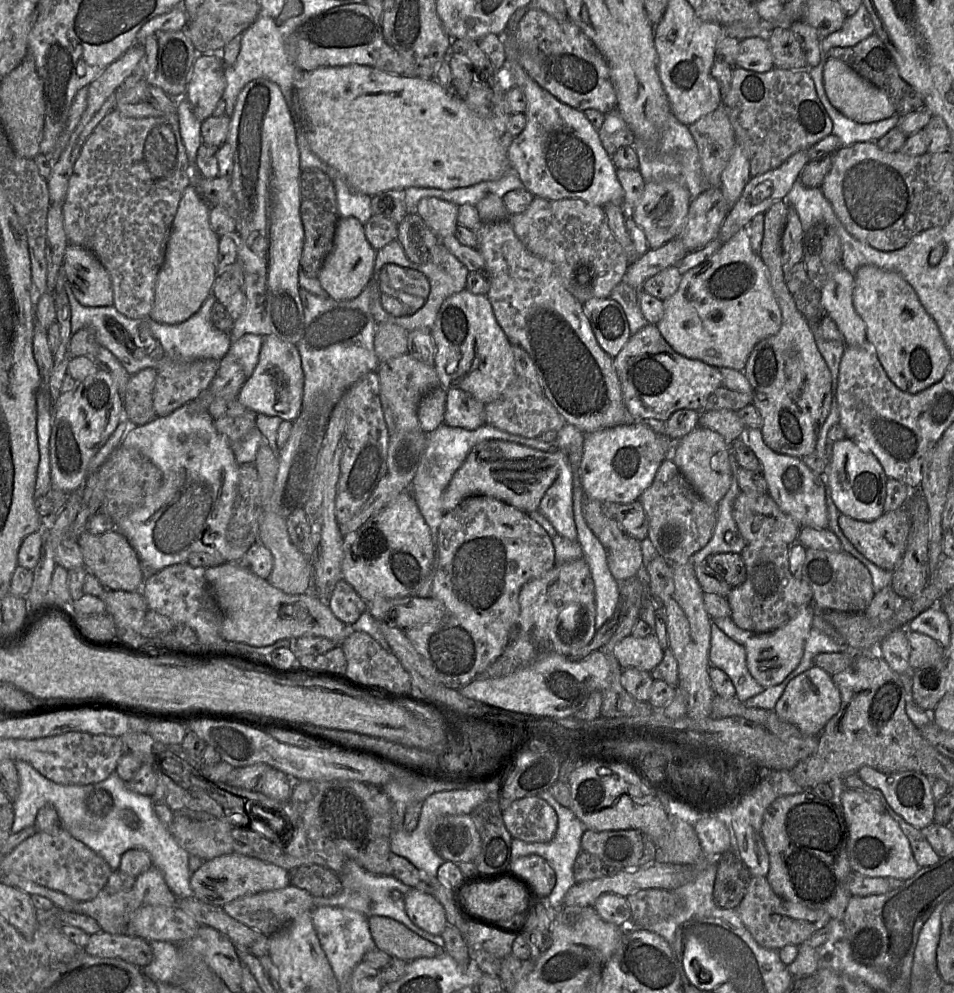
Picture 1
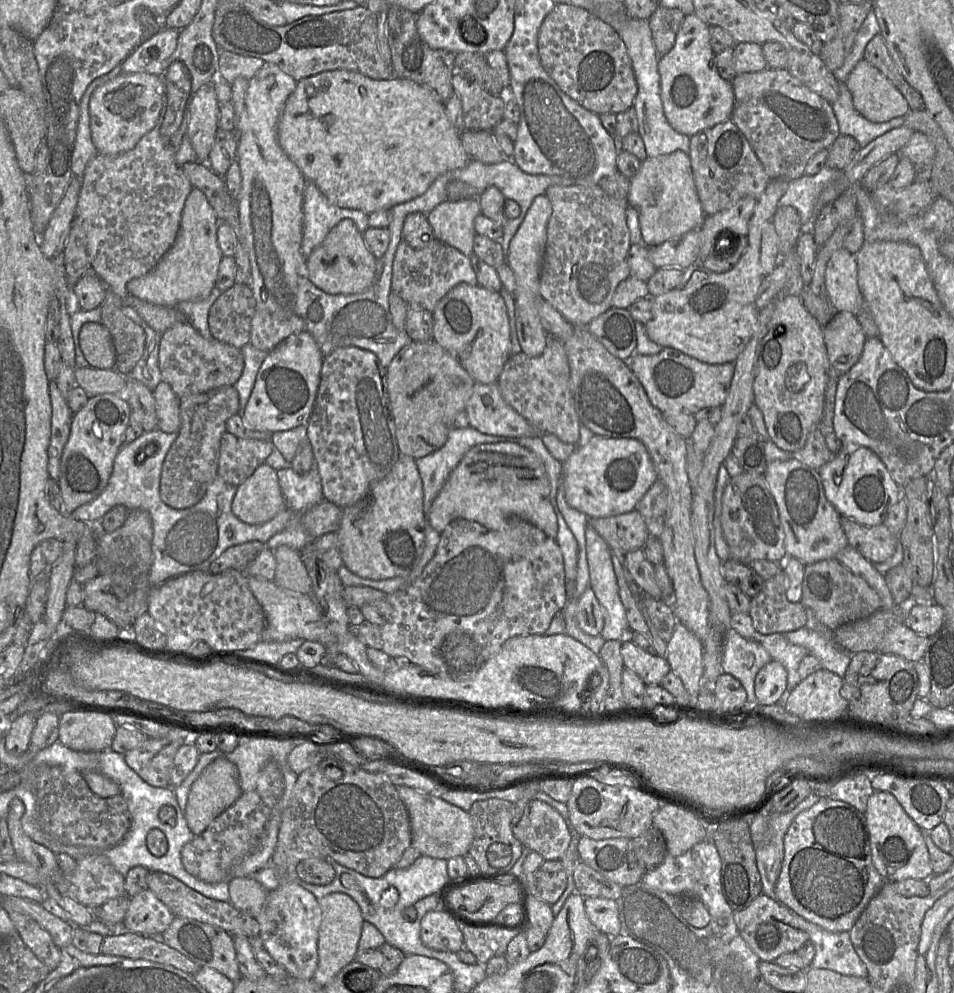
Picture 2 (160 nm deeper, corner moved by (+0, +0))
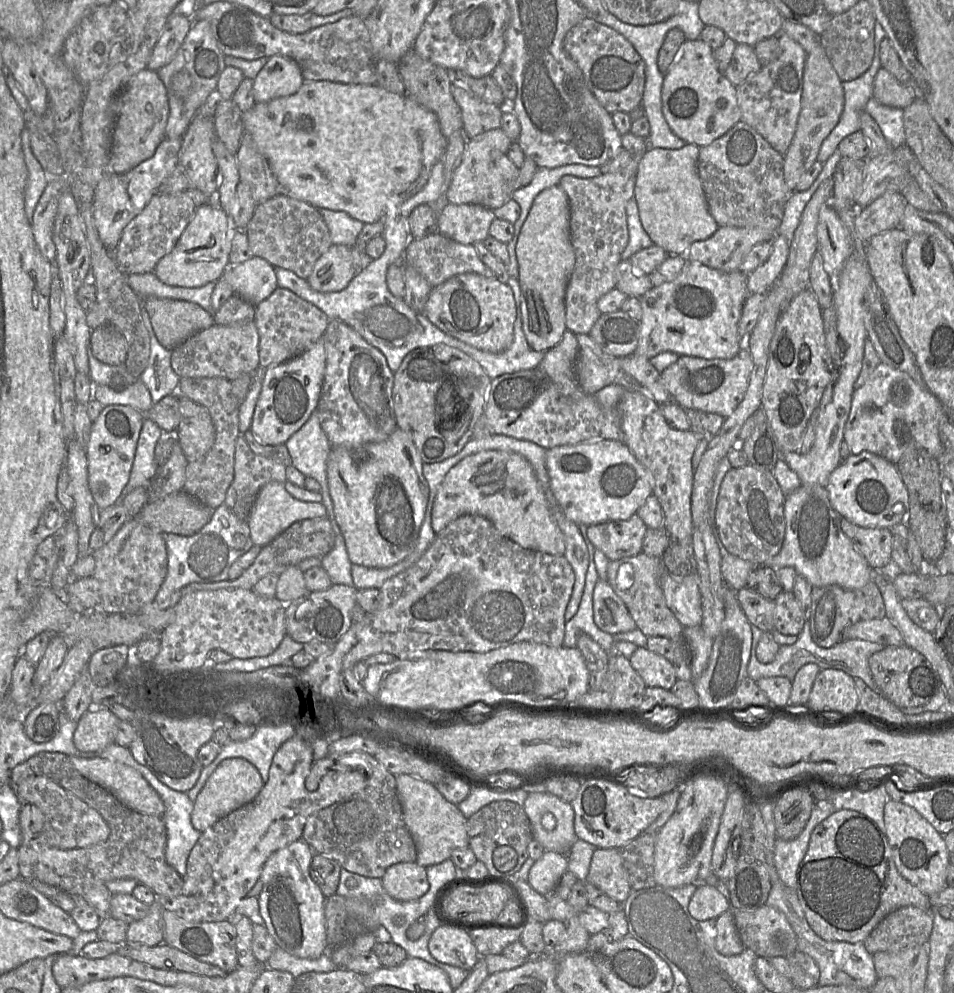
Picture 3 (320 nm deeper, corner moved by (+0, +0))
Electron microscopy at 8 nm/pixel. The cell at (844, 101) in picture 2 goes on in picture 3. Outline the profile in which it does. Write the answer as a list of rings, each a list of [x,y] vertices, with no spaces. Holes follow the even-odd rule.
[[[871,98],[865,111],[879,125],[883,136],[893,148],[905,145],[903,109],[884,106]]]

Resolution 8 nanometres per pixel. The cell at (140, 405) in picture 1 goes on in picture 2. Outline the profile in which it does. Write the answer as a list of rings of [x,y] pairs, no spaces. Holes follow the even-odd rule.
[[[164,380],[156,386],[152,394],[155,398],[158,429],[166,433],[178,433],[181,425],[180,399]]]

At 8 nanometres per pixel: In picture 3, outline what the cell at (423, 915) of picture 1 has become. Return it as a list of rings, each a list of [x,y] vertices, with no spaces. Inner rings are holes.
[[[440,925],[432,933],[428,950],[438,961],[471,971],[480,955],[468,931]]]

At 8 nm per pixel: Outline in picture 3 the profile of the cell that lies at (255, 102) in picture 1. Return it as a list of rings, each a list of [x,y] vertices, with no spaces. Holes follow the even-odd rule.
[[[274,55],[253,79],[255,103],[264,103],[295,94],[304,78],[300,66],[292,59]]]

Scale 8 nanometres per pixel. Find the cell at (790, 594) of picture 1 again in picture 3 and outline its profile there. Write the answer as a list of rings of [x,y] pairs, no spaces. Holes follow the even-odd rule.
[[[782,591],[773,601],[774,630],[783,635],[798,636],[807,617],[793,592]]]

